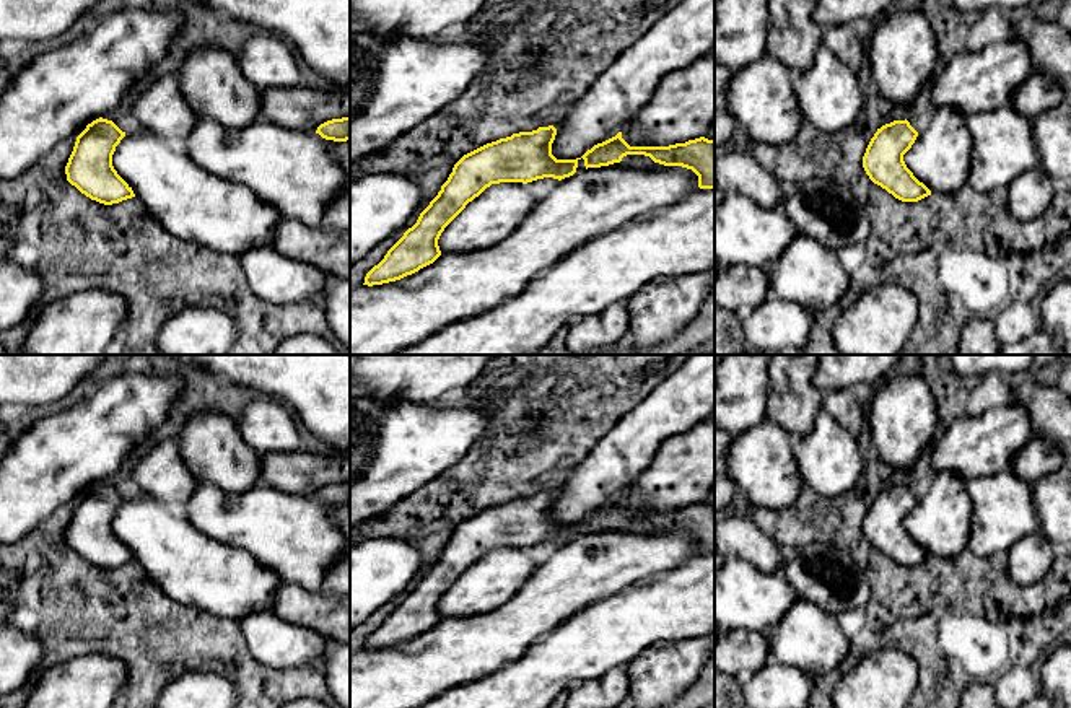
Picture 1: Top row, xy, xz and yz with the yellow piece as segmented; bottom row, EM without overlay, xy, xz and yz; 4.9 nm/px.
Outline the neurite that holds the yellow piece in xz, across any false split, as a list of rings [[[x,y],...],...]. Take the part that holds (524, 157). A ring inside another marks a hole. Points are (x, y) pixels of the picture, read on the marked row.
[[[553,125],[539,127],[464,155],[417,223],[366,273],[363,285],[396,282],[433,264],[441,256],[438,239],[444,228],[492,184],[527,184],[544,177],[562,181],[573,176],[581,158],[557,160],[552,155],[555,135]]]

